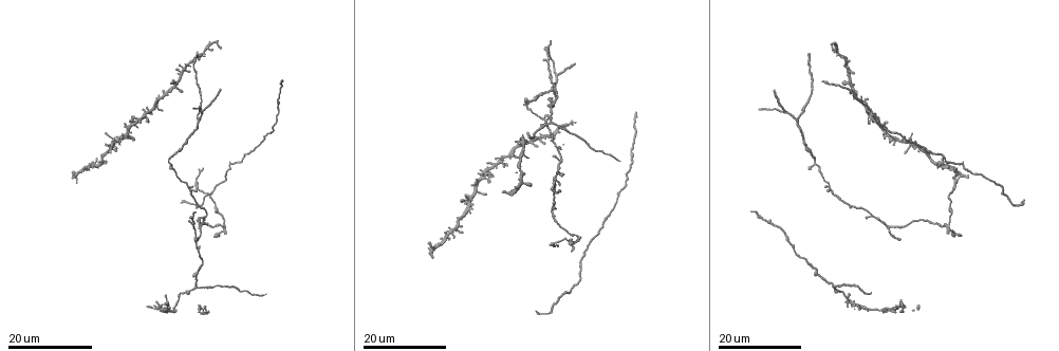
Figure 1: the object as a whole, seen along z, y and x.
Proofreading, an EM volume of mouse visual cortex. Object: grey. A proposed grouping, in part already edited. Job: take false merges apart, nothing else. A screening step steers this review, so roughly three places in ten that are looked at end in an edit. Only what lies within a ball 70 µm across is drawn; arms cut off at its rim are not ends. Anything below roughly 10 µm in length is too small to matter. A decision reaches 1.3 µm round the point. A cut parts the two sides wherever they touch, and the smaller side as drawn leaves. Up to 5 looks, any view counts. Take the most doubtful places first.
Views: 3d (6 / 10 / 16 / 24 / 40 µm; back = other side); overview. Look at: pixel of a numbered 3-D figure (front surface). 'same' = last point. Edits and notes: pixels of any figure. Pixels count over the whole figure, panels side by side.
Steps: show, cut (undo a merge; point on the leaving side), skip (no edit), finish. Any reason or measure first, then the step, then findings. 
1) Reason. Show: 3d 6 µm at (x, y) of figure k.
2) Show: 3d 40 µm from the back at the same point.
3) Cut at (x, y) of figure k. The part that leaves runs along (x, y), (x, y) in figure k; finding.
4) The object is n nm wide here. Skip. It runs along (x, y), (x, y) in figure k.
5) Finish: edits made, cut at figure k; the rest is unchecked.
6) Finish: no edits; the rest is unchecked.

Calibre changes. Show: 3d 24 µm at (947, 227) of figure 1.

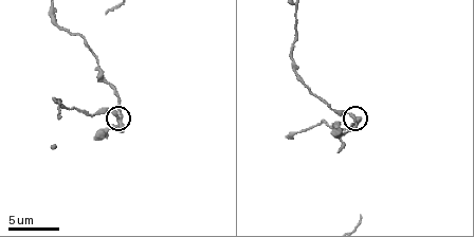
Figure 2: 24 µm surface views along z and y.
Show: 3d 10 µm at (353, 115) of figure 2.

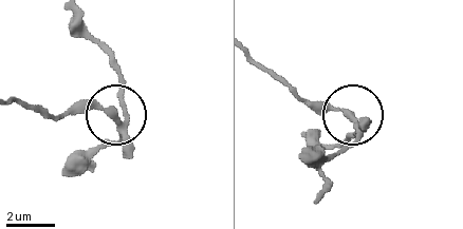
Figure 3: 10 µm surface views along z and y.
Cut at (119, 96) of figure 3. The part that leaves runs along (127, 132), (117, 61), (82, 19) in figure 3; two cells meet here.

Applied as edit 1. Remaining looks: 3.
Redraw. Show: overview.

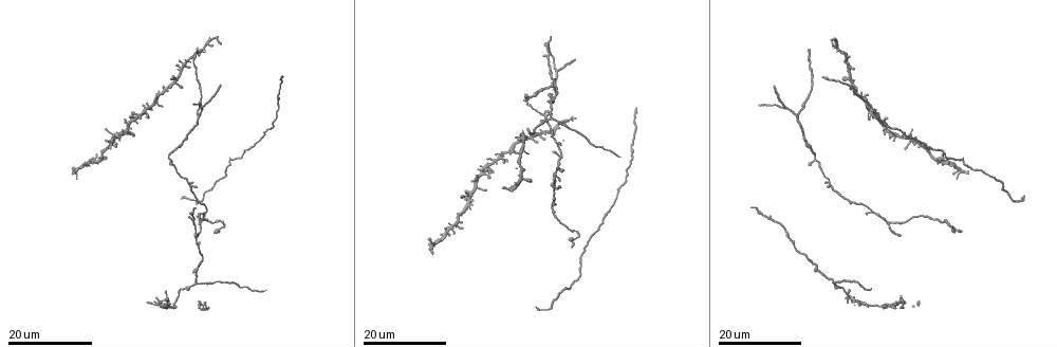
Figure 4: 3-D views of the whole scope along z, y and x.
Sudden change in width. Show: 3d 24 µm at (172, 155) of figure 4.

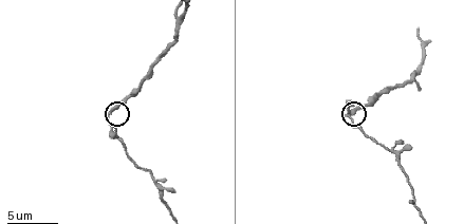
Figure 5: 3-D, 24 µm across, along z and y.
Zoom in. Show: 3d 10 µm at (111, 111) of figure 5.

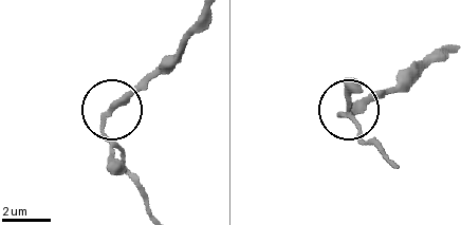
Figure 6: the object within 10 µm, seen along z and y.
Cut at (129, 92) of figure 6. The part that leaves runs along (108, 111), (130, 99), (172, 57), (201, 8) in figure 6; a second cell is stuck on.

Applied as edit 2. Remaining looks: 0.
Finish: edits made, cut at figure 3, cut at figure 6; the rest is unchecked.

